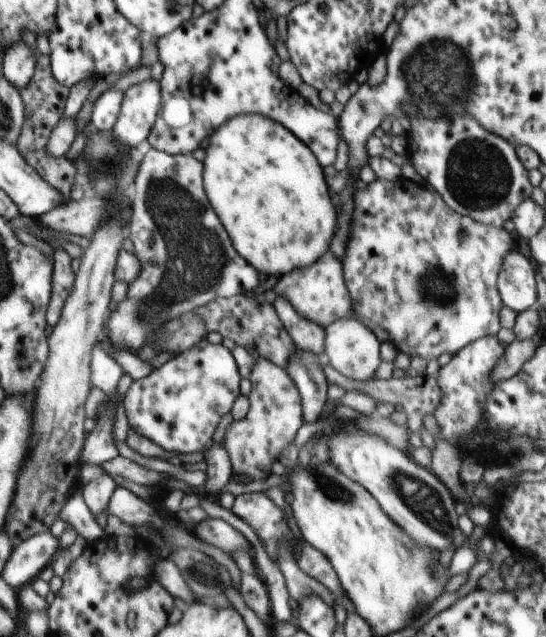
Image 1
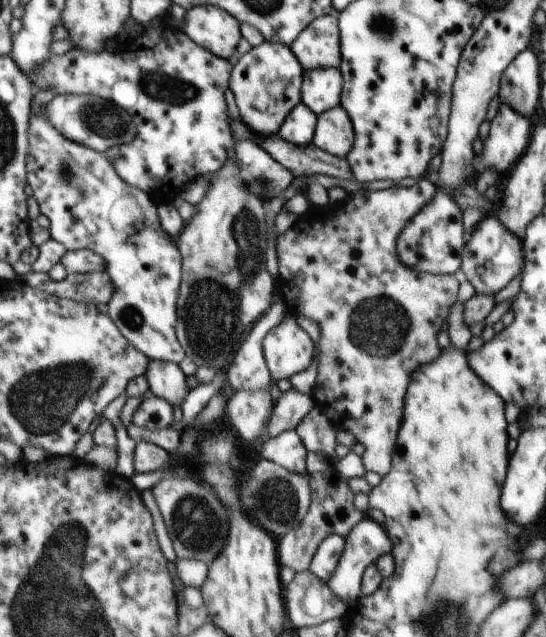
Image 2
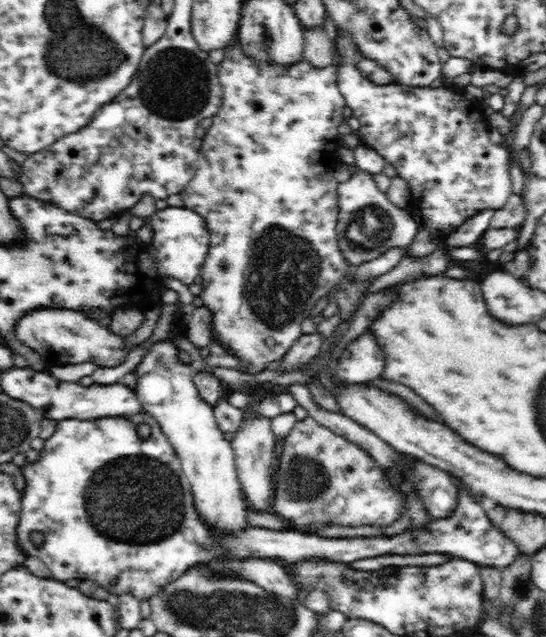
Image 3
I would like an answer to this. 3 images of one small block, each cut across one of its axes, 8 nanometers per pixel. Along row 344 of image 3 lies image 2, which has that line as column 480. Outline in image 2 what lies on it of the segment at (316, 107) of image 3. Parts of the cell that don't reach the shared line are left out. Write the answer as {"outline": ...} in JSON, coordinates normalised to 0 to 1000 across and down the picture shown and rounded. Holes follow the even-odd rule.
{"outline":[[[892,336],[870,359],[864,375],[846,394],[844,424],[872,460],[908,463],[958,425],[960,399],[954,377],[941,370],[908,341]]]}

